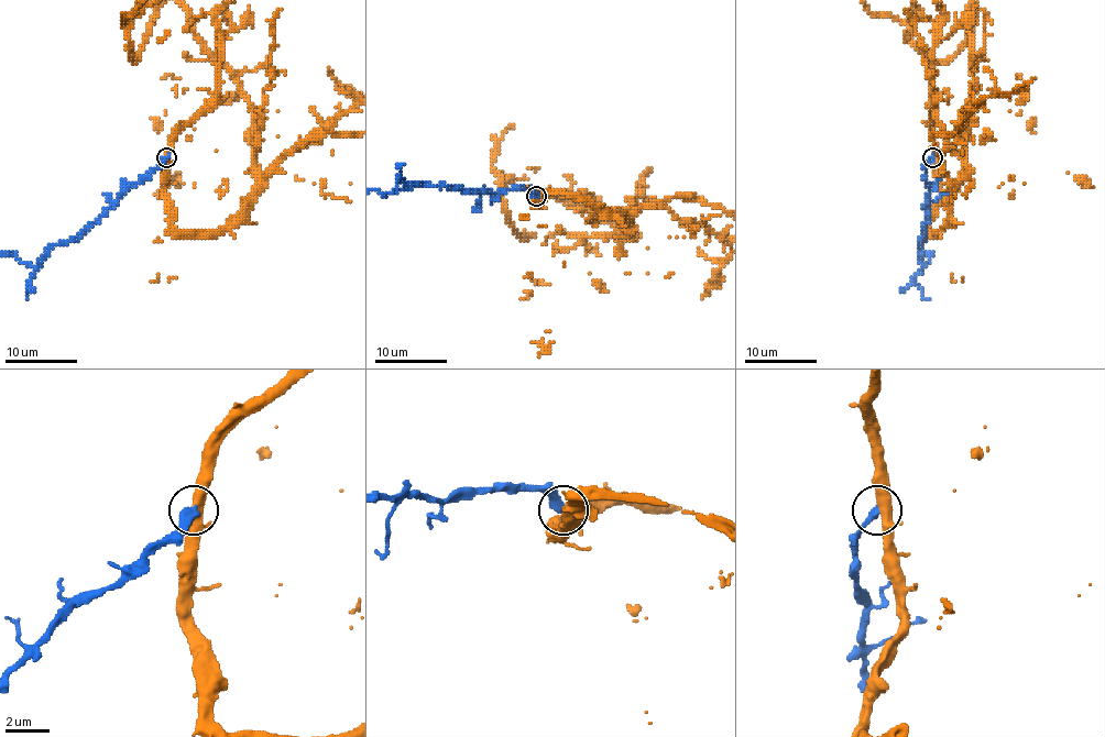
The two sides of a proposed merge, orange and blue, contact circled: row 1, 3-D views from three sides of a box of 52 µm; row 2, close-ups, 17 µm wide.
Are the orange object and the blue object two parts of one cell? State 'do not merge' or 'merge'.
do not merge

